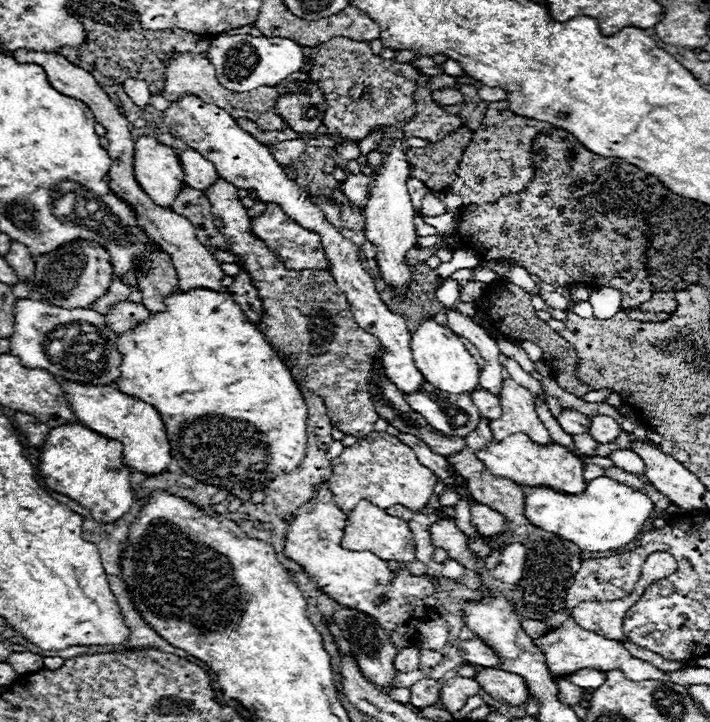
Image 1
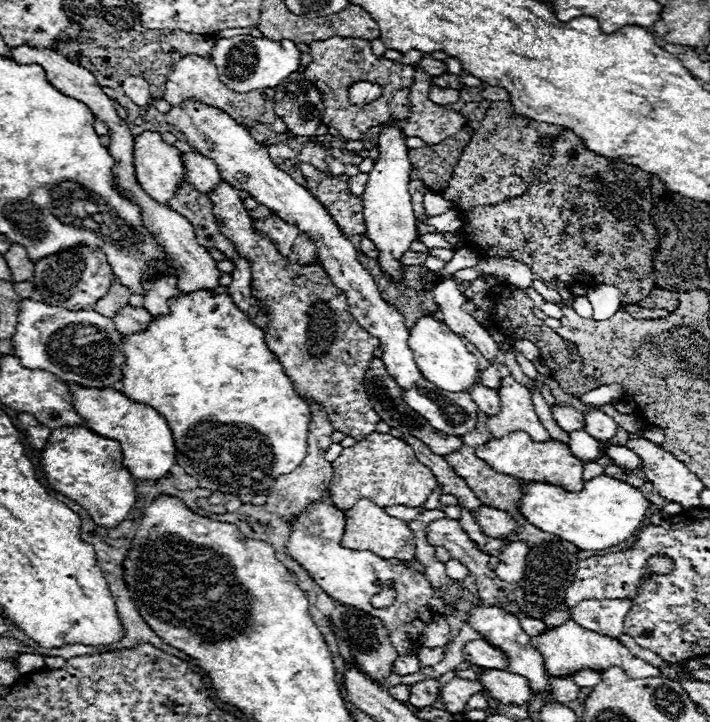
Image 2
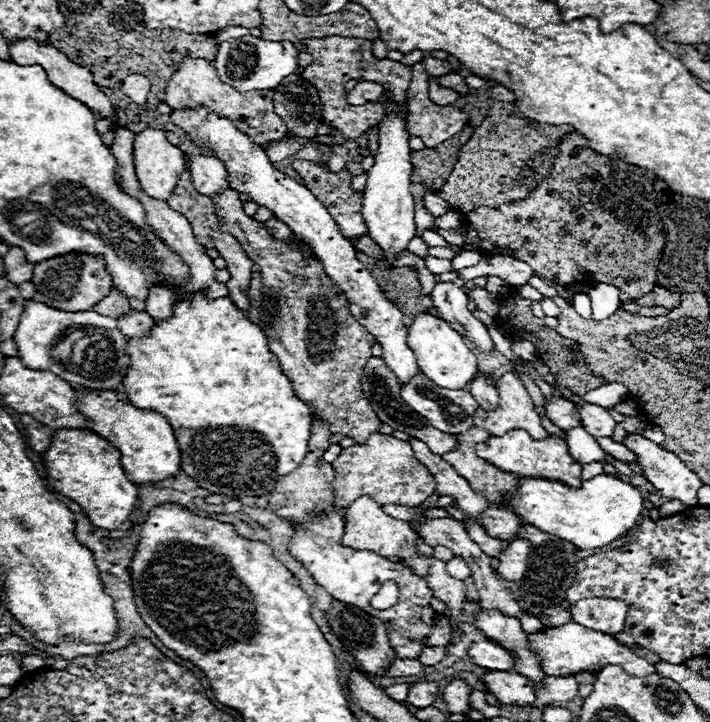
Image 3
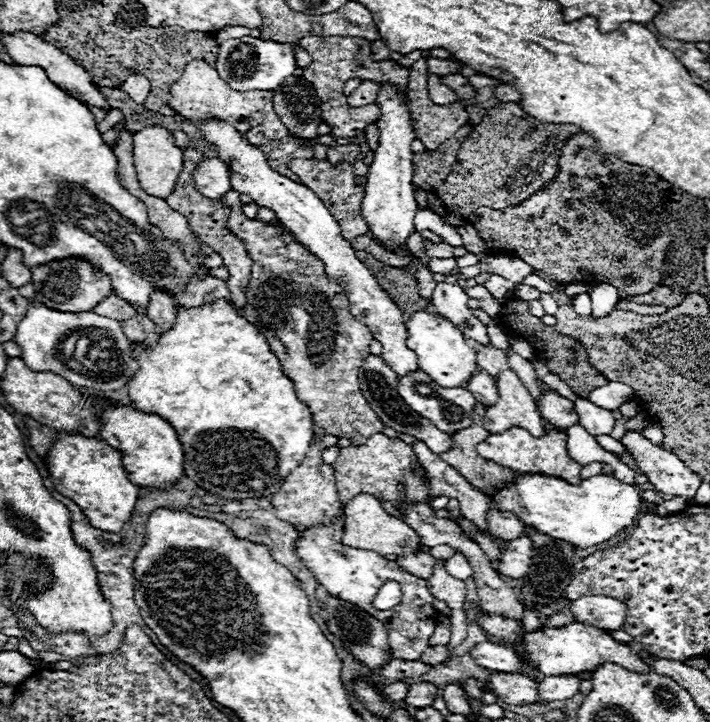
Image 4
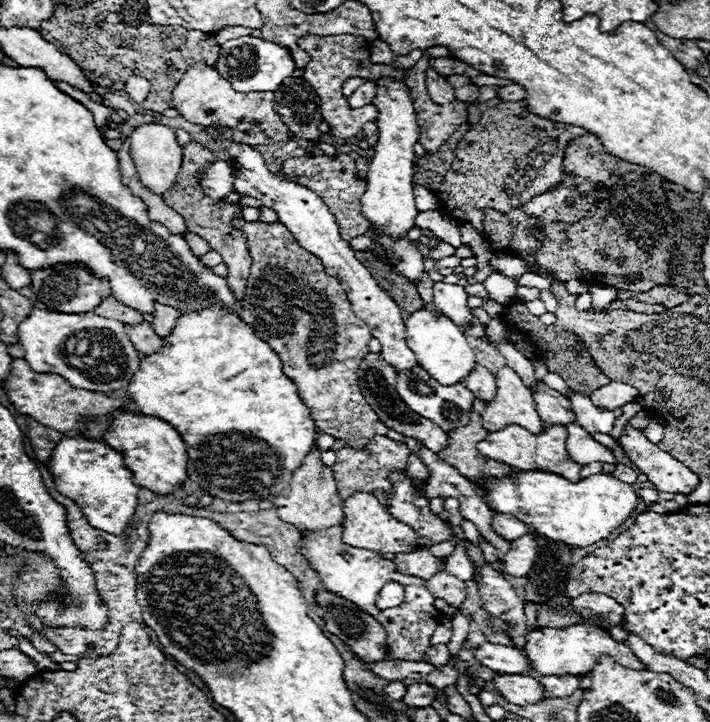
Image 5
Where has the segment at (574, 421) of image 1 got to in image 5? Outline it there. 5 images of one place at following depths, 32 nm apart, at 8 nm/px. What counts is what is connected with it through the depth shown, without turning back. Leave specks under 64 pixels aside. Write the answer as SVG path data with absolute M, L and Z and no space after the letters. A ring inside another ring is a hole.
M536 380L534 386L534 404L544 424L568 424L574 422L574 412L570 410L570 400L558 390L550 388L542 380Z

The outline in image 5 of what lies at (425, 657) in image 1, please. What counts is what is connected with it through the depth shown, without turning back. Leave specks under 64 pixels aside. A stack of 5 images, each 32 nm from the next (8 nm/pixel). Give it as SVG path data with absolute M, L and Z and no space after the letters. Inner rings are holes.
M436 644L426 650L426 662L434 664L436 668L444 668L450 662L450 650L446 644Z

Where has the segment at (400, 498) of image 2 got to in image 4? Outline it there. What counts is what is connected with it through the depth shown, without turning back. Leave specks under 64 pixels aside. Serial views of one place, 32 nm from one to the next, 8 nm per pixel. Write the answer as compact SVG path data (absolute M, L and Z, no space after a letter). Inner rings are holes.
M374 434L364 446L354 448L340 448L336 462L332 464L334 470L334 478L336 478L336 492L342 504L346 504L346 500L354 498L356 494L368 492L372 496L376 496L378 500L396 500L398 496L398 484L406 484L408 486L408 500L428 500L428 486L430 480L426 476L418 476L412 474L412 462L414 462L414 452L412 448L396 438L388 438L384 434Z

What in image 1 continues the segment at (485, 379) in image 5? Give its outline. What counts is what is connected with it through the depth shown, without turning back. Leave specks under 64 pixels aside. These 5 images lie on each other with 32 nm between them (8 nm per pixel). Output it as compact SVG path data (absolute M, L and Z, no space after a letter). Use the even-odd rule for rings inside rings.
M478 386L474 392L470 392L470 396L472 396L472 400L474 400L474 404L482 416L486 416L490 420L500 416L500 398L496 394Z

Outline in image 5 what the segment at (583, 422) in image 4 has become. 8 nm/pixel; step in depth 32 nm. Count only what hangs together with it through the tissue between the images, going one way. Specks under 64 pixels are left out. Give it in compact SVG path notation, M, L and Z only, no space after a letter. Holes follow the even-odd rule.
M568 388L568 398L572 402L572 412L574 412L574 422L578 426L582 426L586 432L602 432L602 434L610 434L612 426L614 426L614 412L610 410L600 410L598 406L592 404L590 396L580 394L576 390Z

